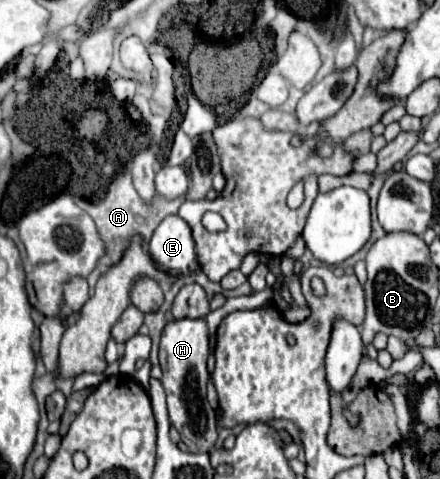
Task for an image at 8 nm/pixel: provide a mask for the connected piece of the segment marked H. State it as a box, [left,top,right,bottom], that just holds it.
[160,319,218,453]

